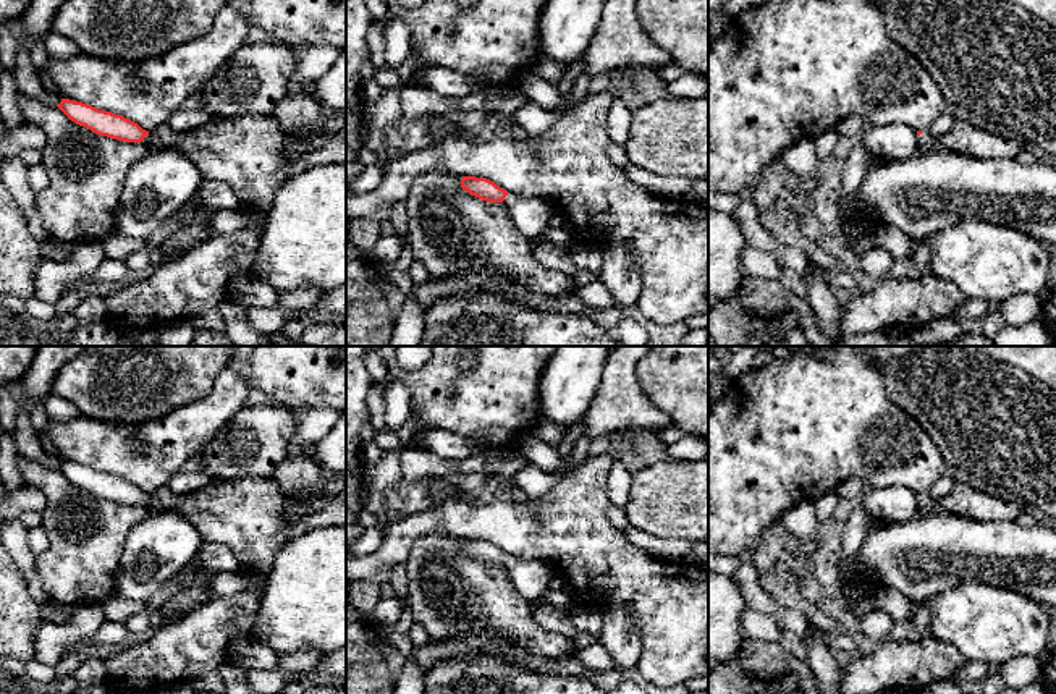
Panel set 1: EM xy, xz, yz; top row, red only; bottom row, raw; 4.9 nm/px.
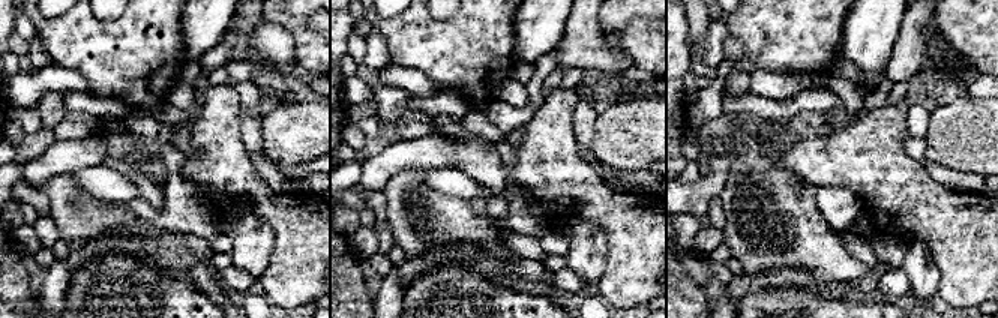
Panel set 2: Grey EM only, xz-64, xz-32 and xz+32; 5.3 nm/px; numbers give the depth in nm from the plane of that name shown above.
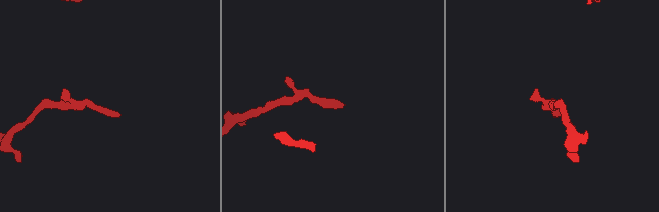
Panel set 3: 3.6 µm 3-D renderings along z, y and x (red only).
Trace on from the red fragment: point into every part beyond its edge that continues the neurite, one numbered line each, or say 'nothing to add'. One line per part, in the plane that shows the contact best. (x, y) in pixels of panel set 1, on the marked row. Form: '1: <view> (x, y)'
1: xz (531, 217)

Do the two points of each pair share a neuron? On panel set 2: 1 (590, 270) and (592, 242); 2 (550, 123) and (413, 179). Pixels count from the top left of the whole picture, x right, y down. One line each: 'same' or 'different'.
1: same
2: different

